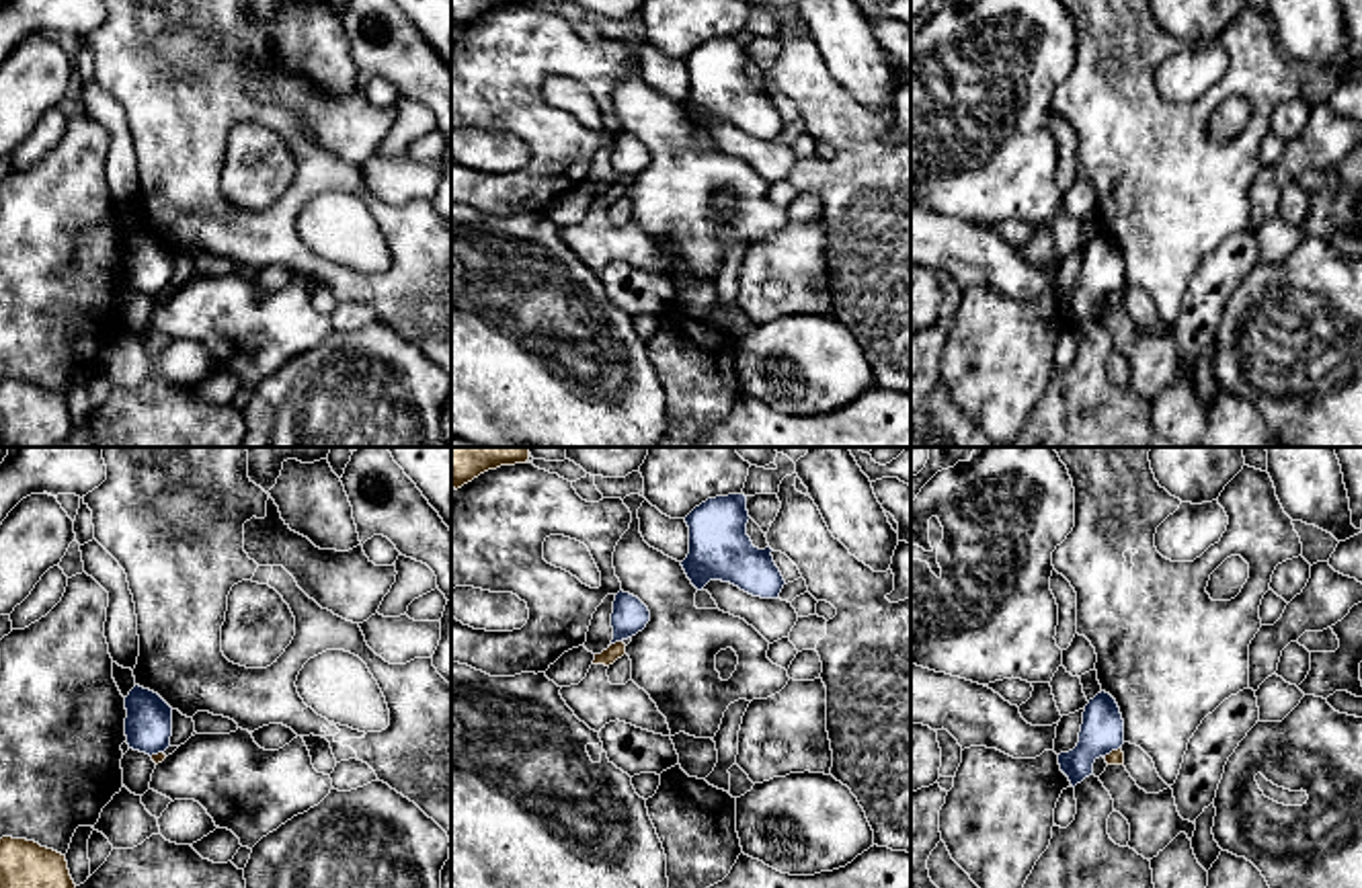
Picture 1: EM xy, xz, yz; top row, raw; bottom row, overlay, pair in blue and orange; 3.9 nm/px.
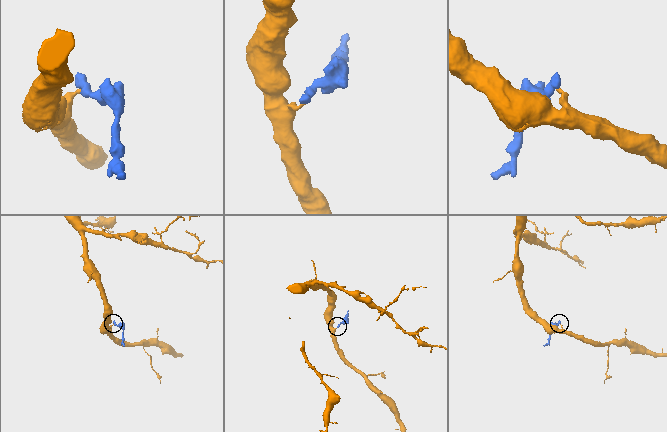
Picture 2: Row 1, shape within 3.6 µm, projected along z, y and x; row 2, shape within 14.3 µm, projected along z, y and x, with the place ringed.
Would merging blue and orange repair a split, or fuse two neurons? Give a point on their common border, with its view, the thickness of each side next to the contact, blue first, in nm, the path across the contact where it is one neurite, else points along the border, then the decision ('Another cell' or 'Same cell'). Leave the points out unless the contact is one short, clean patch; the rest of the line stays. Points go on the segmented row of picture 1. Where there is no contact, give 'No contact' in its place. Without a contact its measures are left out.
Touches blue at xz (614, 642). Thickness 140 nm (blue) against 70 nm. Boundary: xz (620, 640), (610, 647). Another cell

